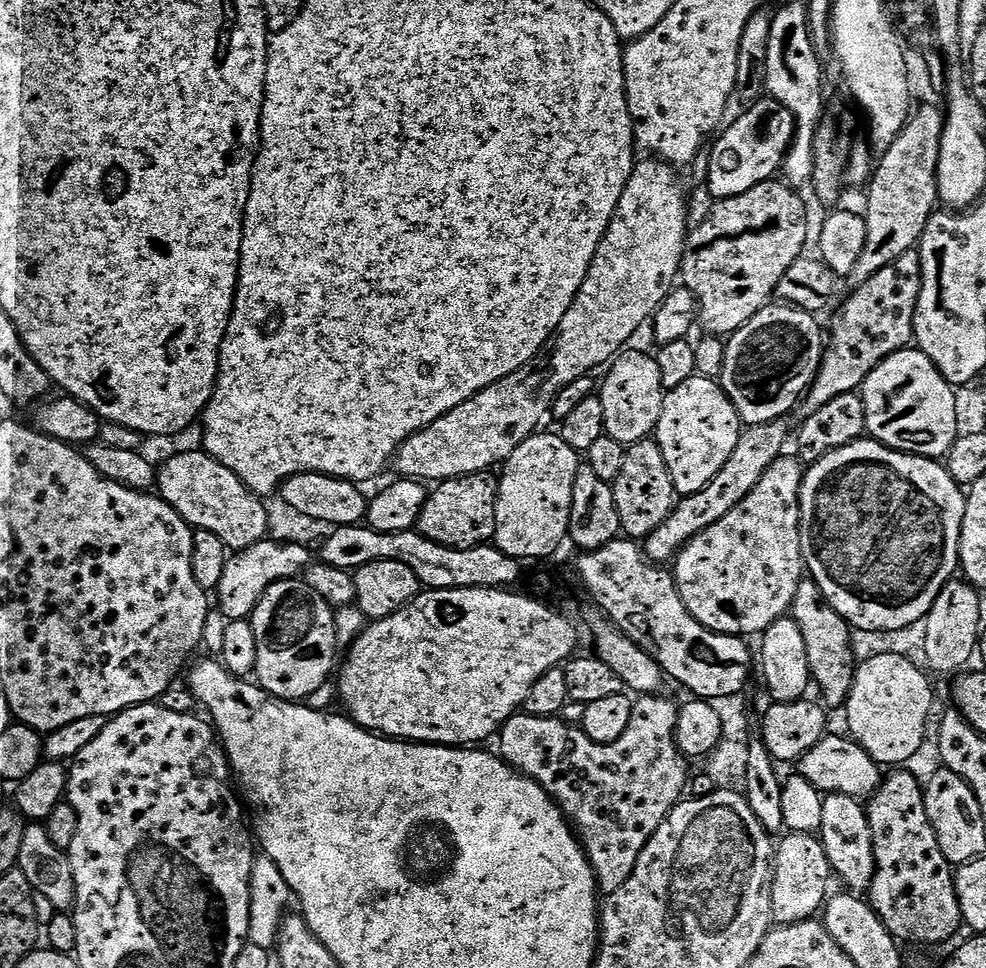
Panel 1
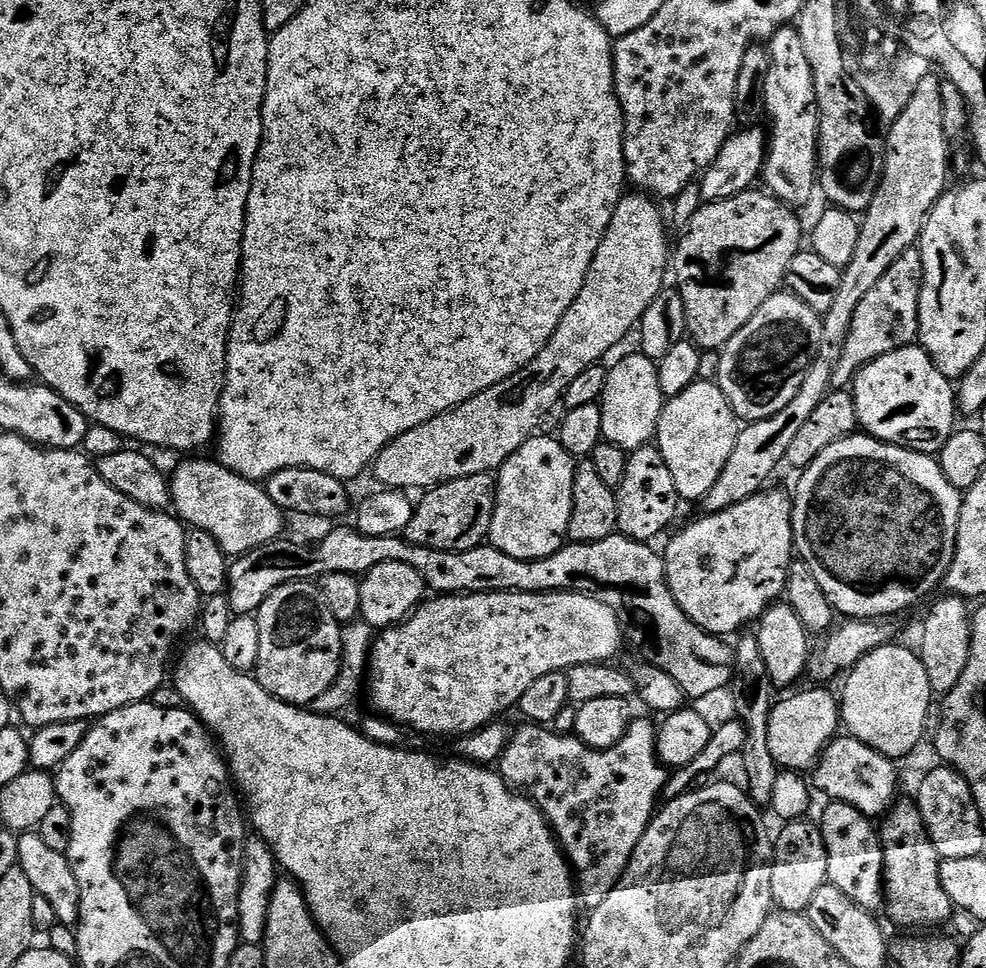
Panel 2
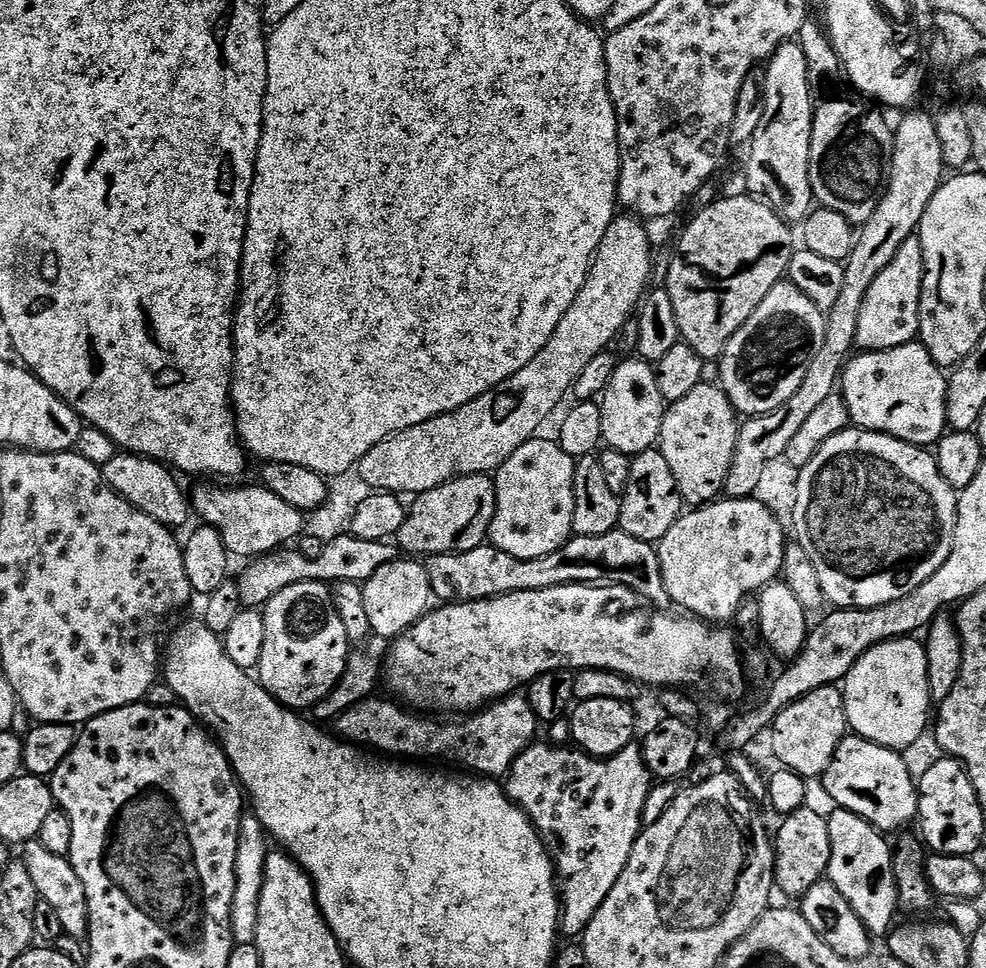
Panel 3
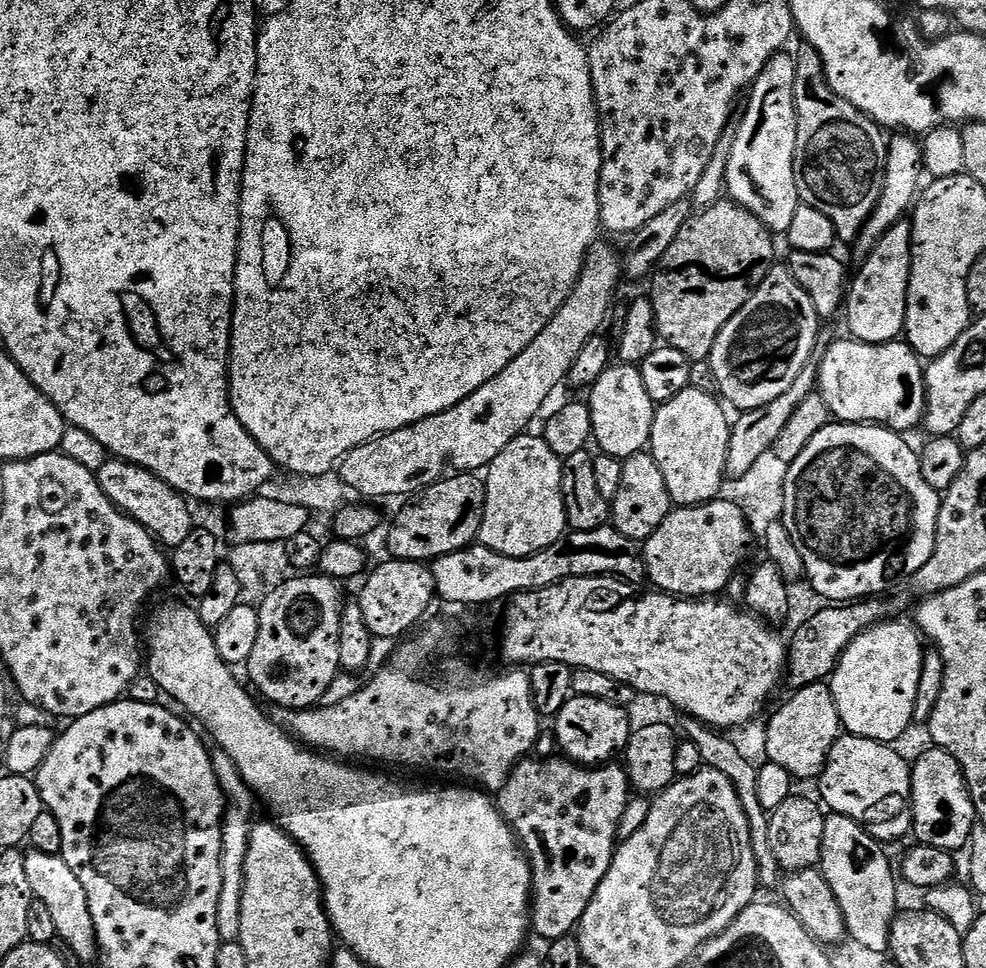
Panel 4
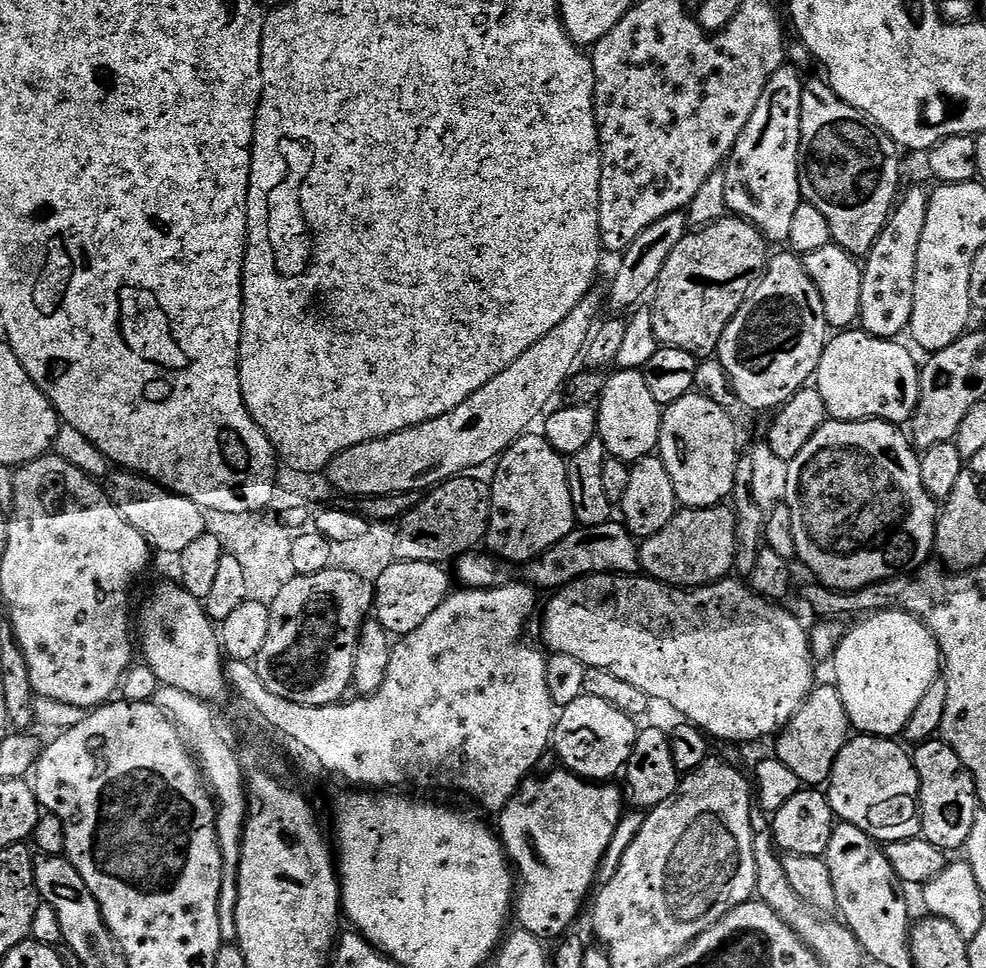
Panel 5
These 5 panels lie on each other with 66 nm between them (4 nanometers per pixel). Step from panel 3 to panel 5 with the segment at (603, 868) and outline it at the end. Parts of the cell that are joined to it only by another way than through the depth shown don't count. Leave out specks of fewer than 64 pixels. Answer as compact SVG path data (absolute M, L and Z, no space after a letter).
M555 770L544 775L537 775L535 778L529 778L521 784L520 789L510 798L510 802L504 809L498 813L500 820L500 828L498 827L498 835L500 843L503 844L505 852L508 853L509 861L514 869L515 875L518 877L518 895L514 900L514 920L517 920L519 927L525 932L534 934L539 940L545 942L555 941L557 938L563 937L569 931L567 929L580 916L580 911L584 908L584 899L593 891L592 883L597 883L599 874L599 866L606 854L607 847L610 845L611 838L614 837L615 830L621 817L625 815L624 800L626 804L626 796L623 791L620 792L615 788L612 782L593 782L584 780L580 776L575 776L573 772L567 770Z

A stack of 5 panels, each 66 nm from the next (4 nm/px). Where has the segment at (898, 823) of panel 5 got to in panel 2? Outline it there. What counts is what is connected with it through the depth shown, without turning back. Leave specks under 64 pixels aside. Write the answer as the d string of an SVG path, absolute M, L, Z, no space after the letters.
M840 734L828 744L814 765L814 788L817 793L825 792L829 801L854 806L869 818L880 818L892 807L898 796L896 768L892 764L895 763L889 757L866 746L861 740Z

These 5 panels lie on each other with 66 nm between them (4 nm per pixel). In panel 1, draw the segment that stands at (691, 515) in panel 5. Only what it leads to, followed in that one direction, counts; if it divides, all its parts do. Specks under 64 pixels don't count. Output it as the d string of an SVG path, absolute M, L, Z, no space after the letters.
M795 455L777 458L762 474L758 486L714 526L702 530L676 555L674 575L676 589L686 610L712 632L741 638L759 637L768 627L789 615L801 580L805 579L804 555L800 545L800 487L805 469Z

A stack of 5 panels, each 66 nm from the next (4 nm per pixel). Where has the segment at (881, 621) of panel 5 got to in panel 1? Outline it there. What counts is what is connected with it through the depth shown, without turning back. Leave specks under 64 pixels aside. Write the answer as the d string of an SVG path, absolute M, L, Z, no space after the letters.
M879 654L879 656L870 658L869 660L863 661L855 669L855 676L853 678L853 684L851 690L849 690L846 711L848 710L848 728L847 731L850 733L851 739L855 740L856 743L862 745L866 750L866 754L870 754L870 758L874 758L877 764L881 766L904 766L907 760L912 760L920 752L920 747L924 744L924 735L928 732L928 715L932 712L932 684L928 681L929 673L925 671L923 667L914 665L908 661L906 657L900 657L898 654Z

